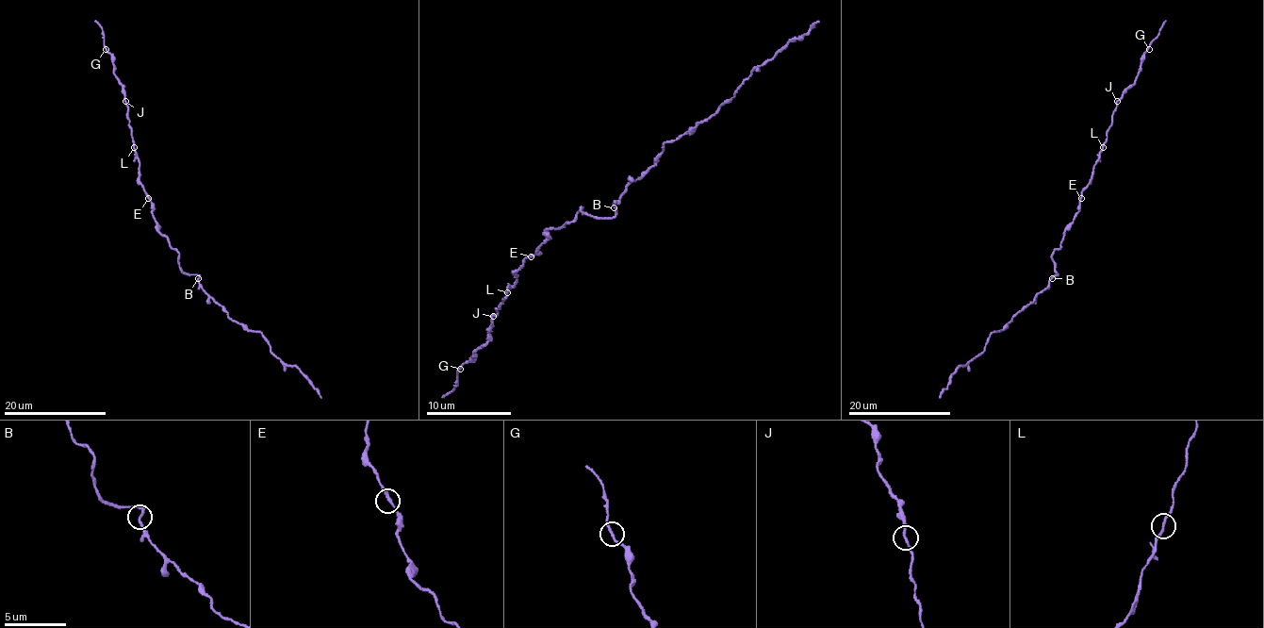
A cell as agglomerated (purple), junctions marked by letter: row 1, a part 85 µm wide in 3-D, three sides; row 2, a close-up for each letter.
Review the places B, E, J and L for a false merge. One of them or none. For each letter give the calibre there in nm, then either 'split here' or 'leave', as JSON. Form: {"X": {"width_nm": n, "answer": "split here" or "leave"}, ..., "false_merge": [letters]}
{"B": {"width_nm": 190, "answer": "leave"}, "E": {"width_nm": 190, "answer": "leave"}, "J": {"width_nm": 190, "answer": "leave"}, "L": {"width_nm": 190, "answer": "leave"}, "false_merge": []}

